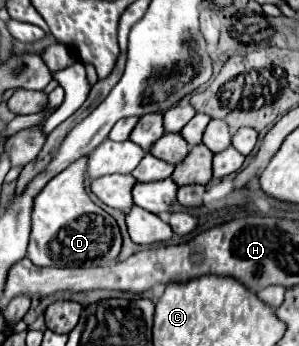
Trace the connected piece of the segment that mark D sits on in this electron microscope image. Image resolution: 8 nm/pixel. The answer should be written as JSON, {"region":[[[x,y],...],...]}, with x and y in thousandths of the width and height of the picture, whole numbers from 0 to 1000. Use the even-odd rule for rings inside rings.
{"region":[[[291,451],[251,462],[177,509],[164,532],[117,566],[104,613],[104,682],[90,740],[117,769],[191,769],[191,775],[304,775],[378,763],[405,723],[405,671],[378,624],[338,607],[291,566],[284,549]]]}

